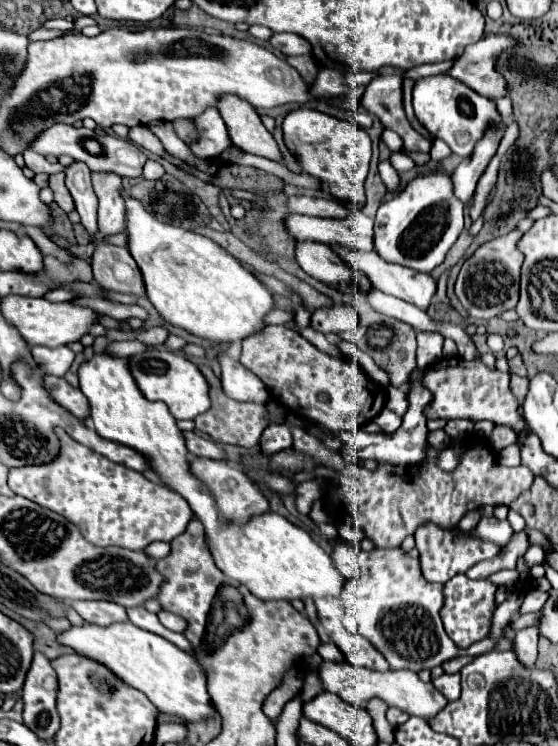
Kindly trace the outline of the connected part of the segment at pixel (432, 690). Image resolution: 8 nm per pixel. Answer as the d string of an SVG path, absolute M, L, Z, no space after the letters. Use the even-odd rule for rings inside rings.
M322 661L322 665L318 667L318 679L324 687L324 691L336 693L338 697L364 707L370 699L378 697L384 703L388 703L388 707L398 707L402 711L406 711L408 715L416 715L422 719L434 717L440 709L444 709L444 705L448 703L442 693L432 685L432 683L424 683L418 679L418 675L410 669L388 669L388 671L372 671L372 669L364 669L364 667L356 667L348 661Z

